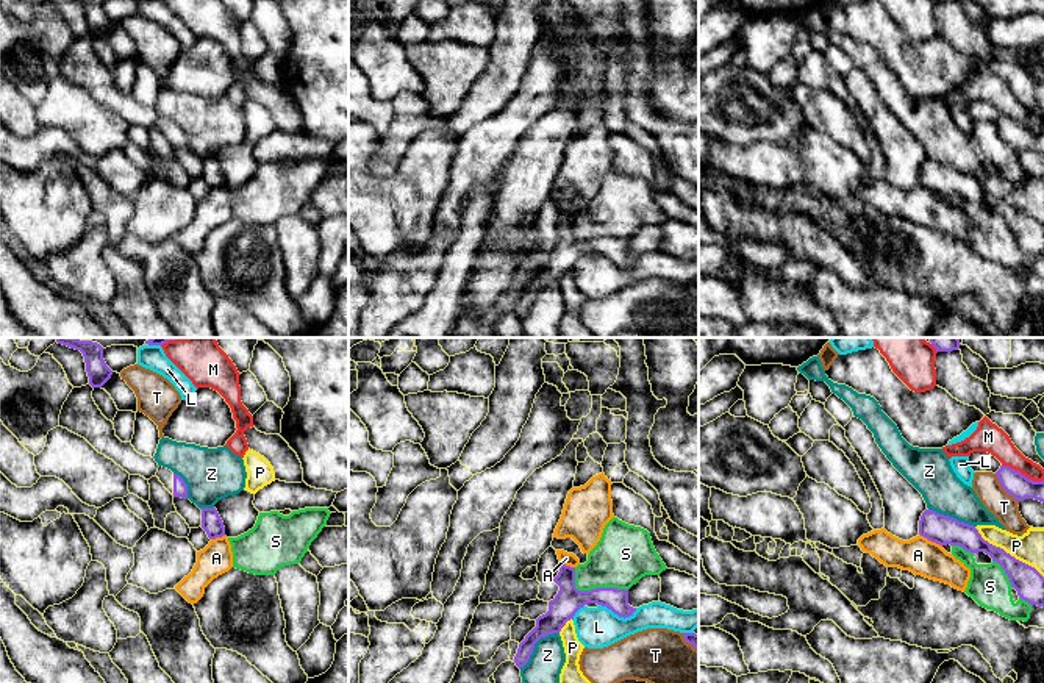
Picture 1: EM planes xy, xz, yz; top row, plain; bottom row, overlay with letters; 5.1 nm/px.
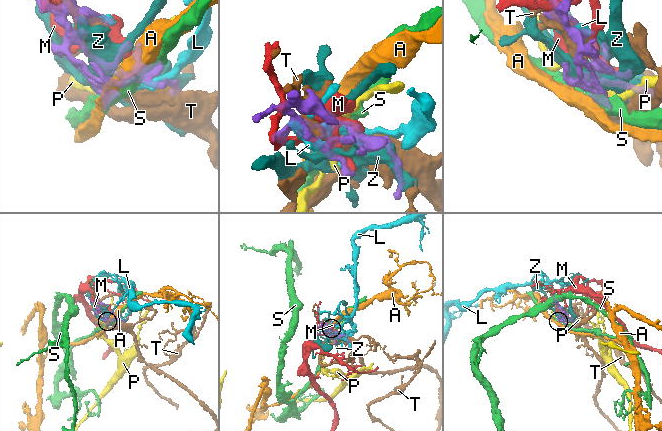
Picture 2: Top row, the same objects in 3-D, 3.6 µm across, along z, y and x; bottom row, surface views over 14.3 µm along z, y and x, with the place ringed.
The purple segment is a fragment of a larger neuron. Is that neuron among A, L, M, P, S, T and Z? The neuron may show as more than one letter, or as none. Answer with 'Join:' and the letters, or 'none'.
Join: L

